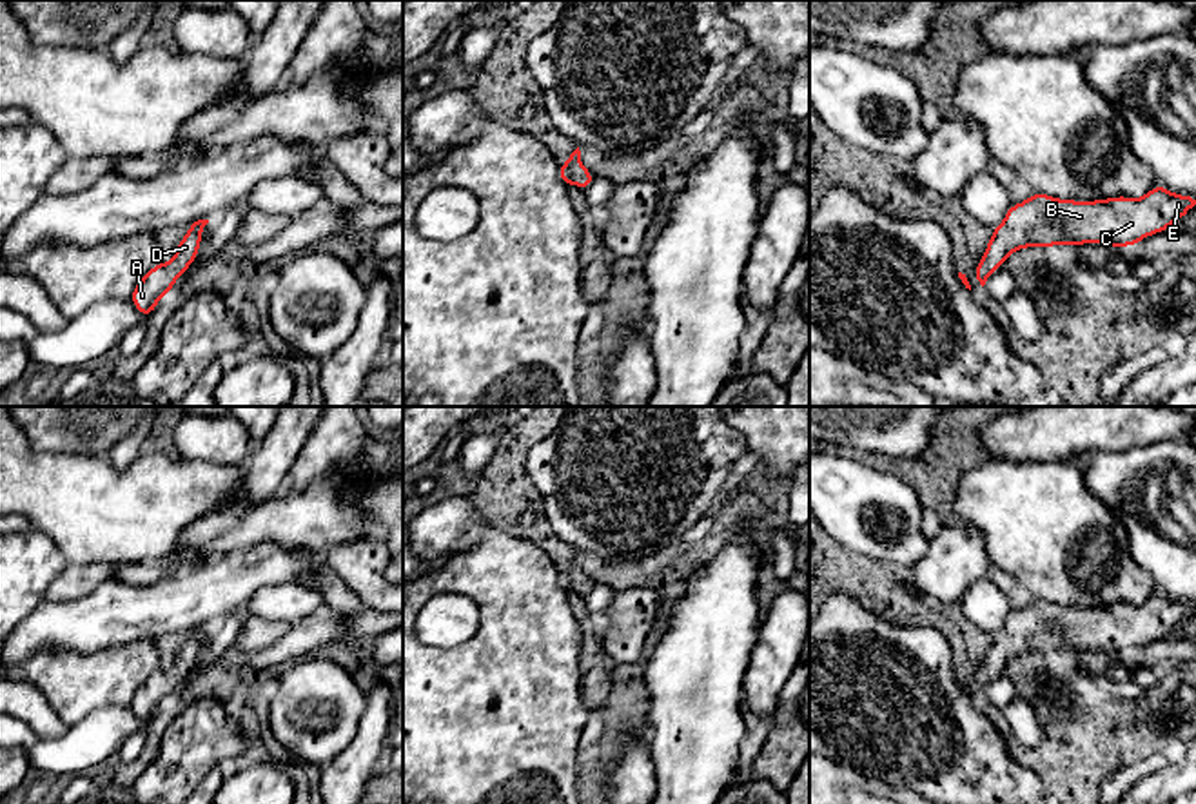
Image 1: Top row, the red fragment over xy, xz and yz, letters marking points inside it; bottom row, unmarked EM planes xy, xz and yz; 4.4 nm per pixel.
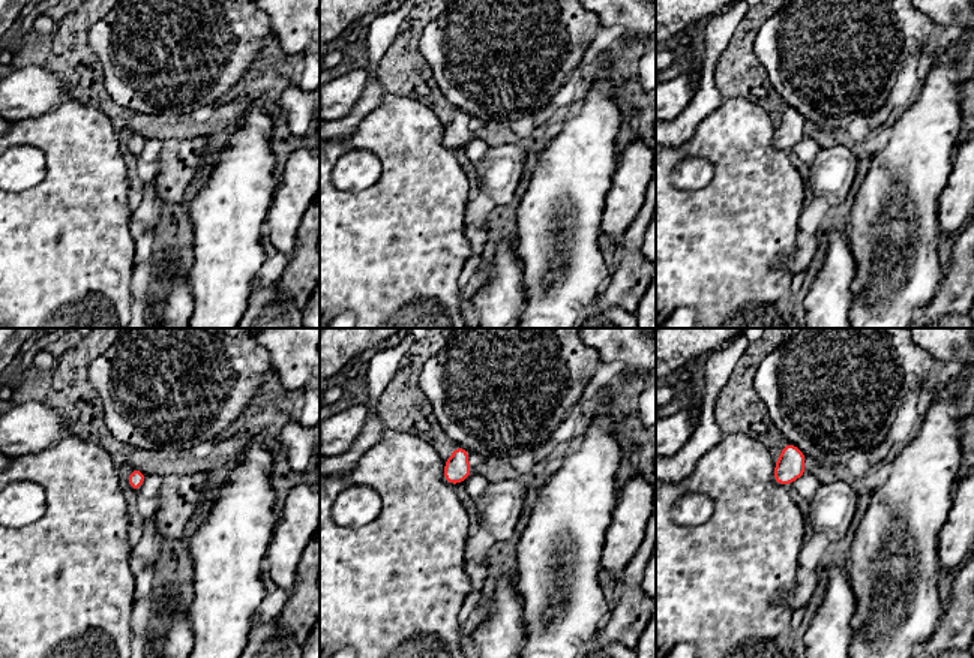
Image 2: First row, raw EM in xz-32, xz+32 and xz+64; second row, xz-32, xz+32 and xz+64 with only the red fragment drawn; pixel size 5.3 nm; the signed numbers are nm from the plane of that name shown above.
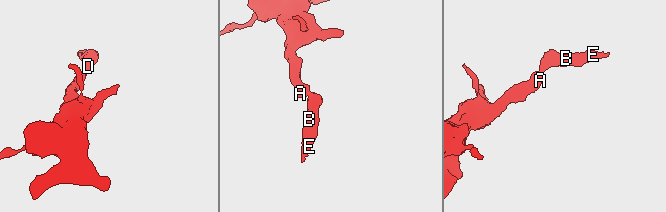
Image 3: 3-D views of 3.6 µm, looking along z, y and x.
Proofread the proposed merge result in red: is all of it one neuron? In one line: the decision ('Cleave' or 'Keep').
Keep

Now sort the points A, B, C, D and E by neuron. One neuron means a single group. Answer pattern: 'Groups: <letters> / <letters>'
Groups: A B C D E

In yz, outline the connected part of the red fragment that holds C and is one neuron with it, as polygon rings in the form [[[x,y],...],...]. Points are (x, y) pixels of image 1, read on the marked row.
[[[1156,183],[1142,200],[1114,196],[1094,201],[1058,200],[1034,191],[1029,200],[1009,205],[1004,221],[993,229],[975,276],[984,287],[1007,256],[1025,247],[1102,243],[1132,247],[1163,232],[1183,218],[1196,200],[1172,194]]]

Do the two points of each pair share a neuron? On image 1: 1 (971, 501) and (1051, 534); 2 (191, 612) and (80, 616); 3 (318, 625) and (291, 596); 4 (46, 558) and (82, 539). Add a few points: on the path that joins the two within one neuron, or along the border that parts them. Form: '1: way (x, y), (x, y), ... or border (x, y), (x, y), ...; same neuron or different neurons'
1: way (991, 501), (1006, 501), (1031, 516); same neuron
2: way (164, 612), (117, 612), (107, 616); same neuron
3: border (323, 605), (293, 625); different neurons
4: border (33, 527), (42, 530), (69, 561); different neurons

